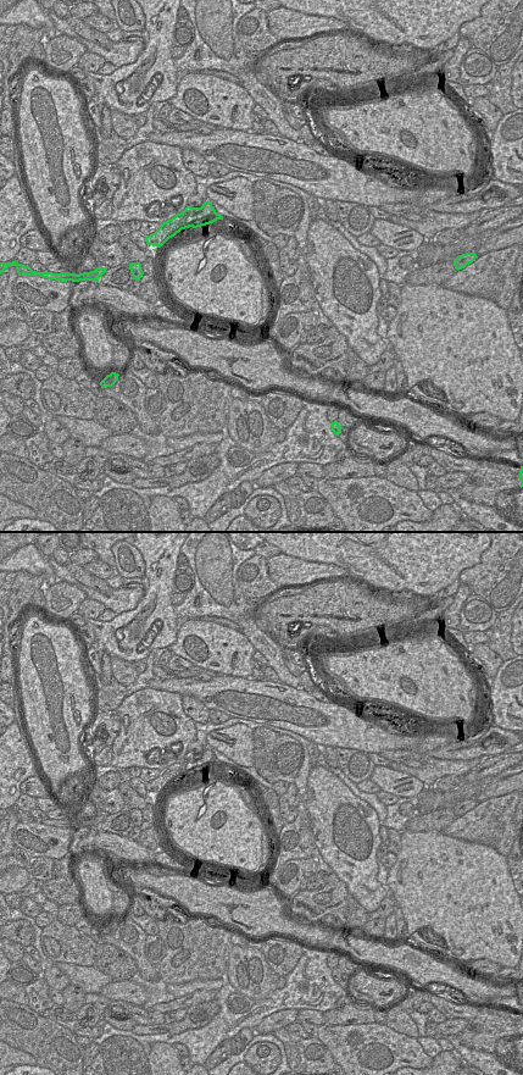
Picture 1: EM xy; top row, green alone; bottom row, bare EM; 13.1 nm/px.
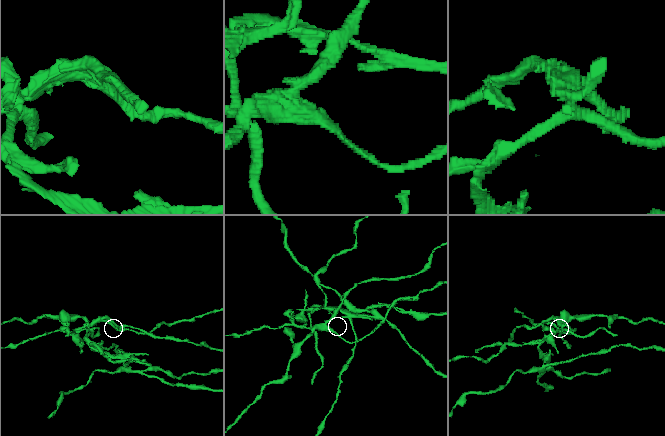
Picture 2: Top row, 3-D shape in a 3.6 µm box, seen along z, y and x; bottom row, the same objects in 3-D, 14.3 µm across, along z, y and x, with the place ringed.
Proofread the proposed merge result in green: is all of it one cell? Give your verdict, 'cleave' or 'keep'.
cleave

